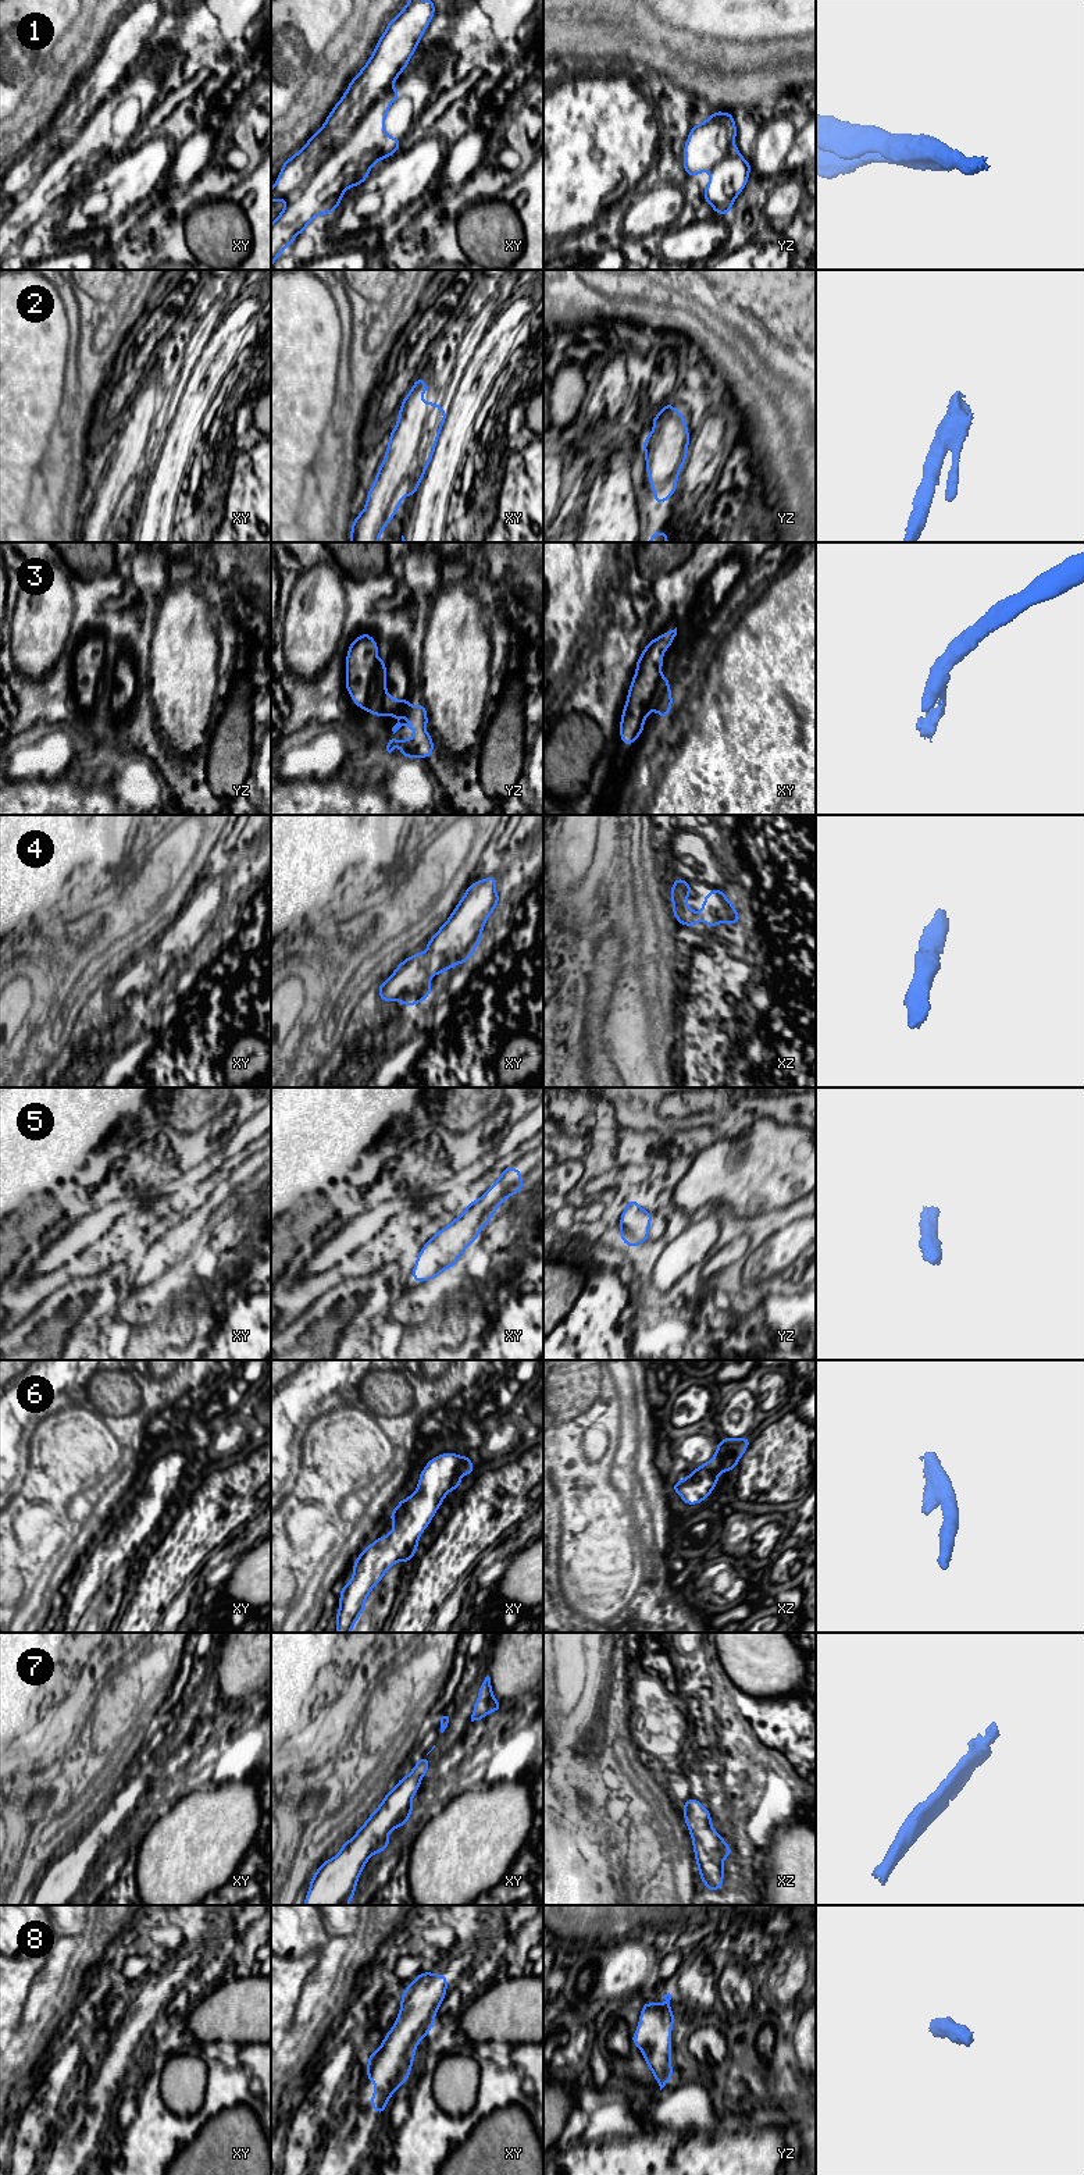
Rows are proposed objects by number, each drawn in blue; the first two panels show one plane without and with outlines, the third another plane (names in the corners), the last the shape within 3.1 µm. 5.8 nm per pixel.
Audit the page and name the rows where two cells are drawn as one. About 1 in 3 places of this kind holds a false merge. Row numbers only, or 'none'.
1, 3

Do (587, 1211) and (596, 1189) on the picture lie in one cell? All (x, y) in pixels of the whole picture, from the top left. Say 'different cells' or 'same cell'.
different cells

